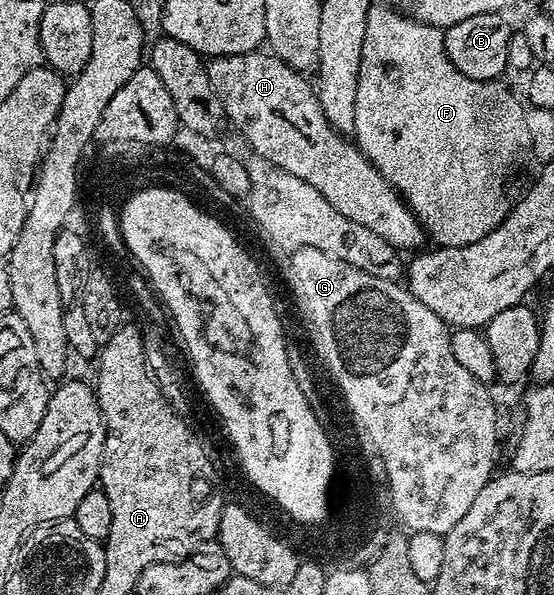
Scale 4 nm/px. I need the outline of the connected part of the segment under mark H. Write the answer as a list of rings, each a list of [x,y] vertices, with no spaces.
[[[262,53],[223,54],[206,62],[228,122],[246,137],[255,155],[312,184],[341,215],[376,232],[399,252],[417,251],[428,235],[402,195],[349,137],[334,130],[321,111],[311,79],[274,54]]]

